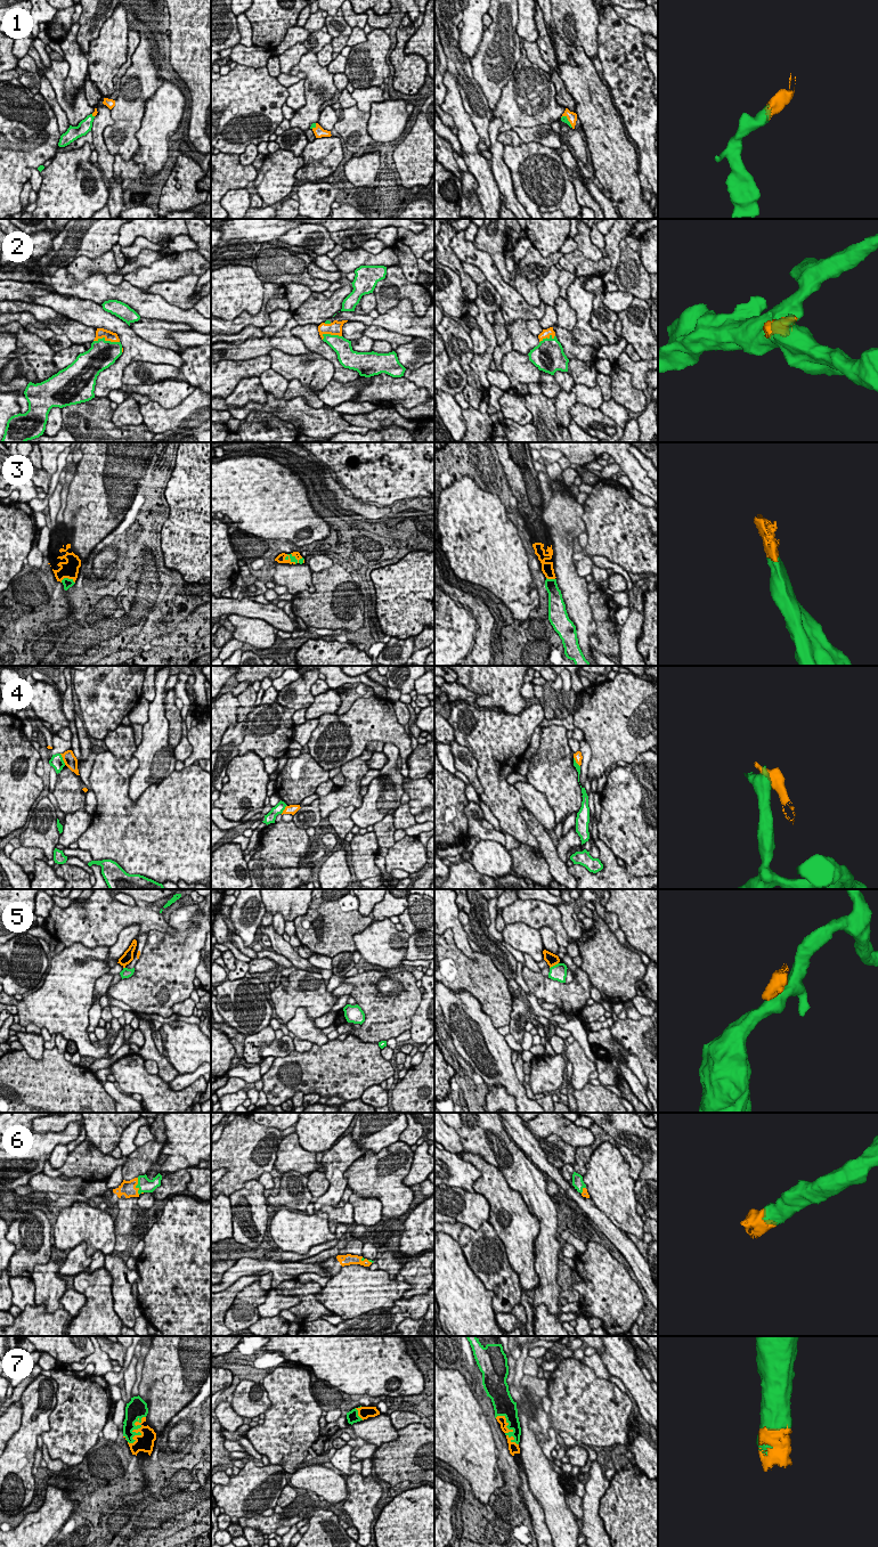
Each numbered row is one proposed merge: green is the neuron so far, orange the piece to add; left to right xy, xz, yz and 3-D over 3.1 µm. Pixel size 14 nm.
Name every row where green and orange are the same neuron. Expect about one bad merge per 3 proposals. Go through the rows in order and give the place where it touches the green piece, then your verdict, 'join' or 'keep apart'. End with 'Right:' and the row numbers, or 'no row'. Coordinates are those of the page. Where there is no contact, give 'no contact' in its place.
1: contact yz (568, 121); join
2: contact xy (106, 341); join
3: contact xy (67, 578); join
4: contact xy (62, 759); keep apart
5: contact yz (553, 966); keep apart
6: contact xy (136, 1186); join
7: contact xy (138, 1432); join
Right: 1, 2, 3, 6, 7

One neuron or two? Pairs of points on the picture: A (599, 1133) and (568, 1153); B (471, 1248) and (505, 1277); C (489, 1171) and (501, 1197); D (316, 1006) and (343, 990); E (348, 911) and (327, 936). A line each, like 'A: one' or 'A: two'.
A: two
B: one
C: one
D: two
E: one

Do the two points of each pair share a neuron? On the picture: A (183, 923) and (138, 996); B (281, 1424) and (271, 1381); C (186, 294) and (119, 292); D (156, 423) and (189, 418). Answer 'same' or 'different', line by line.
A: same
B: same
C: different
D: same

